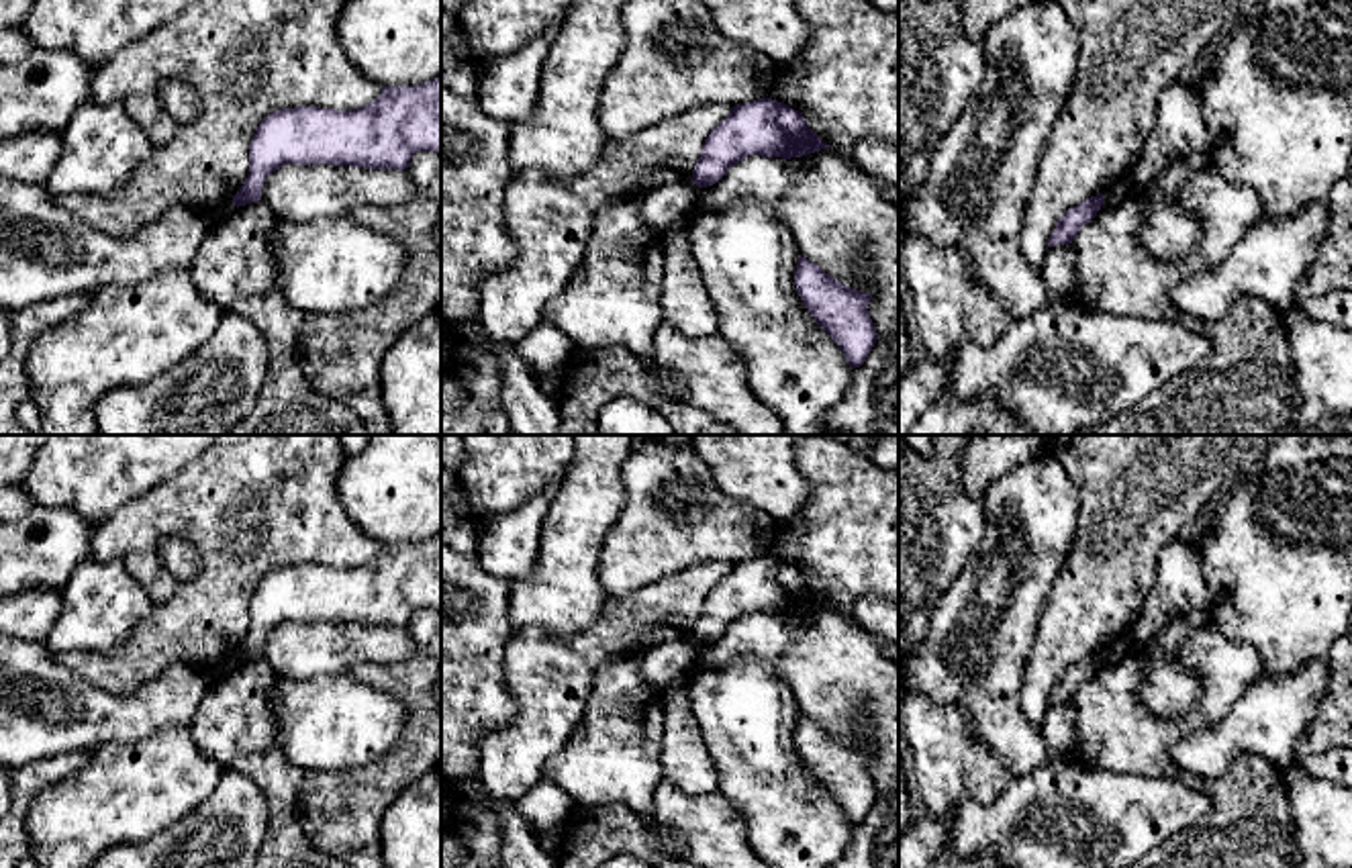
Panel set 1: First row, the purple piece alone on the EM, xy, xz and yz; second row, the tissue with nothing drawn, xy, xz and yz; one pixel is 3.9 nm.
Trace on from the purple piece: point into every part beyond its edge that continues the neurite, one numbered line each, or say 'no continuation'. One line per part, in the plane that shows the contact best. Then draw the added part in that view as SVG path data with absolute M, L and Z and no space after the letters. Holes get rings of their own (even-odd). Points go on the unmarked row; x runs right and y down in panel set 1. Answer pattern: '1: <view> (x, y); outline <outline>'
no continuation

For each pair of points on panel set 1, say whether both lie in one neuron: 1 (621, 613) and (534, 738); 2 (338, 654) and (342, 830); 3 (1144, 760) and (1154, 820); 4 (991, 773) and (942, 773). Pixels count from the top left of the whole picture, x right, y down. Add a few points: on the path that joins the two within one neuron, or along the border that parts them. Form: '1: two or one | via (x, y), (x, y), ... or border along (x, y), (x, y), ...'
1: one | via (597, 644), (550, 691), (550, 707)
2: two | border along (395, 662), (358, 662), (348, 672)
3: two | border along (1099, 768), (1156, 775), (1183, 783)
4: one | via (979, 773), (954, 768)

